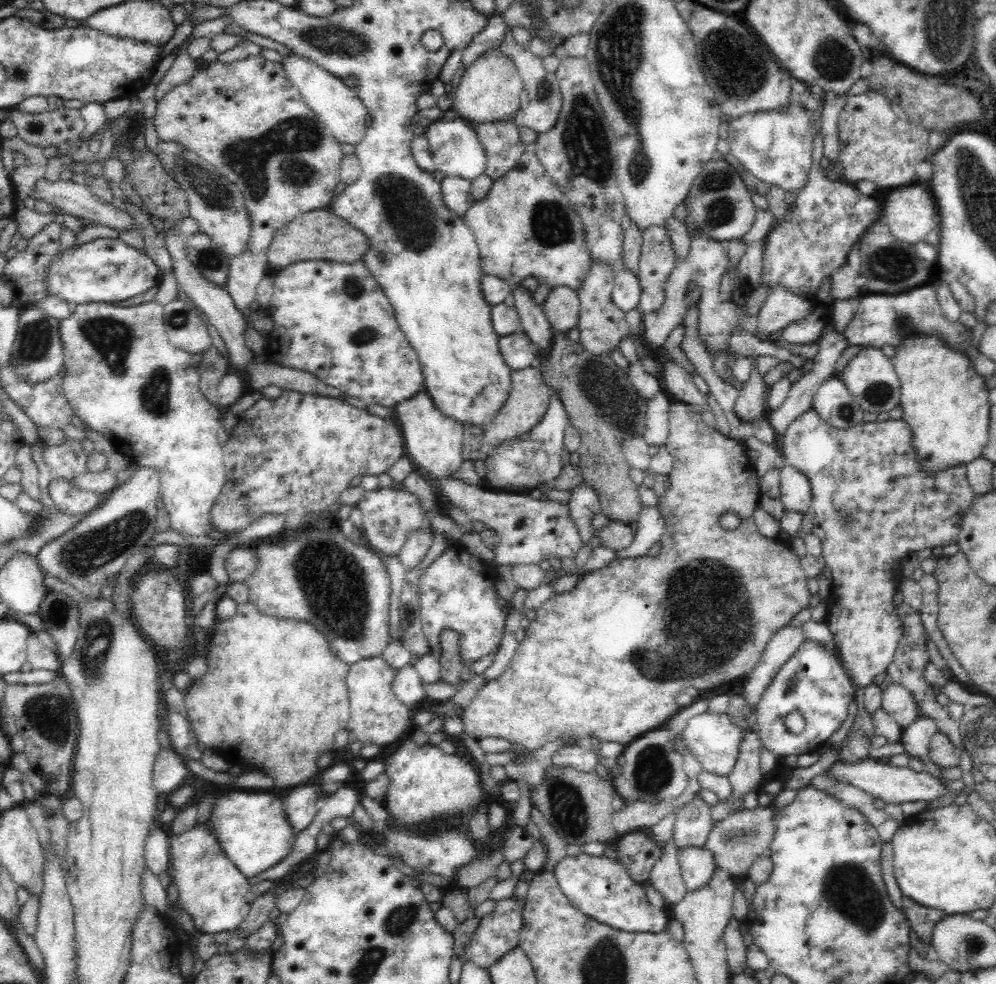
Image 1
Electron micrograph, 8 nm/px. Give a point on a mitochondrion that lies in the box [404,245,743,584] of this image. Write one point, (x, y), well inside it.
(603, 385)

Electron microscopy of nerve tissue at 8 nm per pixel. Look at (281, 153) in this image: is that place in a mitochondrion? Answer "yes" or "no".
yes

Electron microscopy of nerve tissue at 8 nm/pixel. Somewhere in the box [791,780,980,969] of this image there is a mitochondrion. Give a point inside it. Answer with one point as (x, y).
(850, 888)

